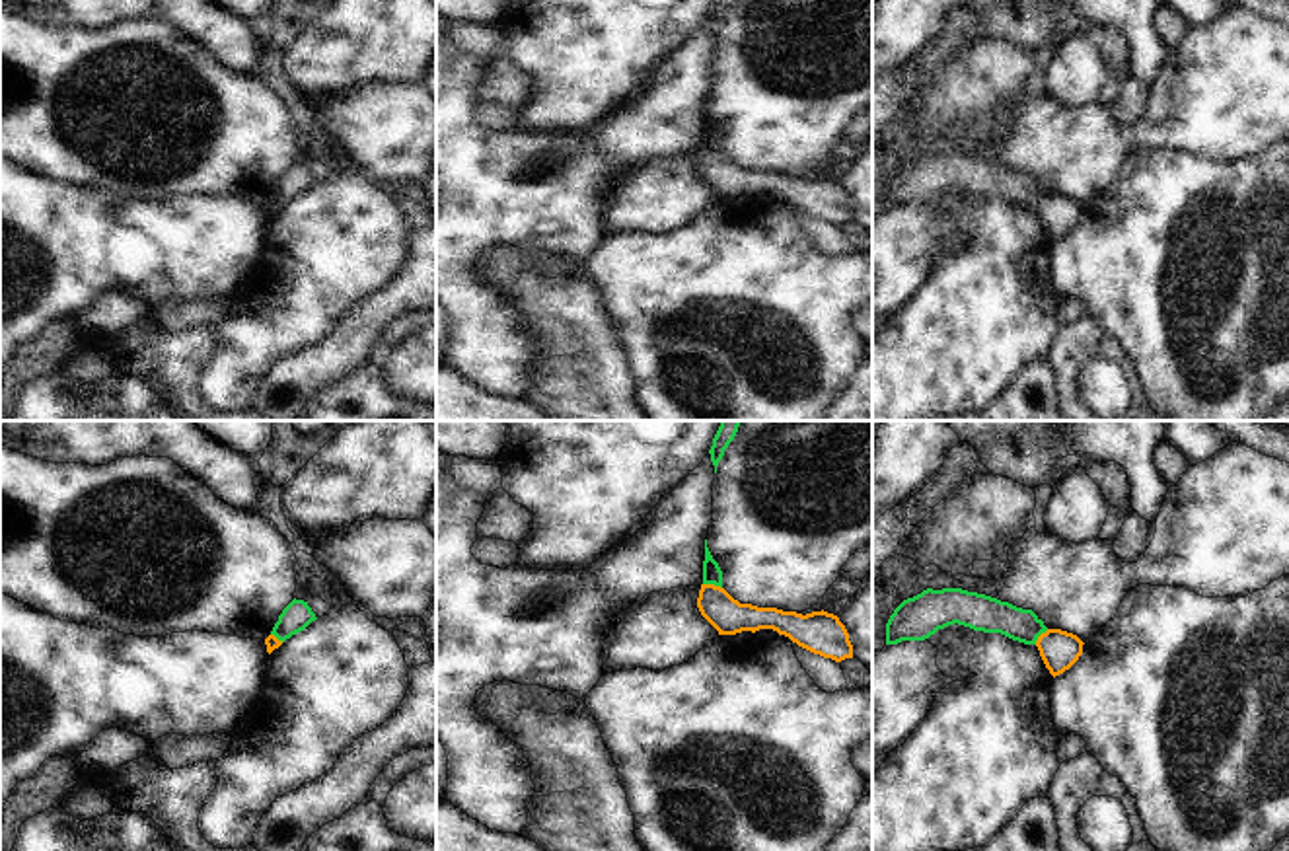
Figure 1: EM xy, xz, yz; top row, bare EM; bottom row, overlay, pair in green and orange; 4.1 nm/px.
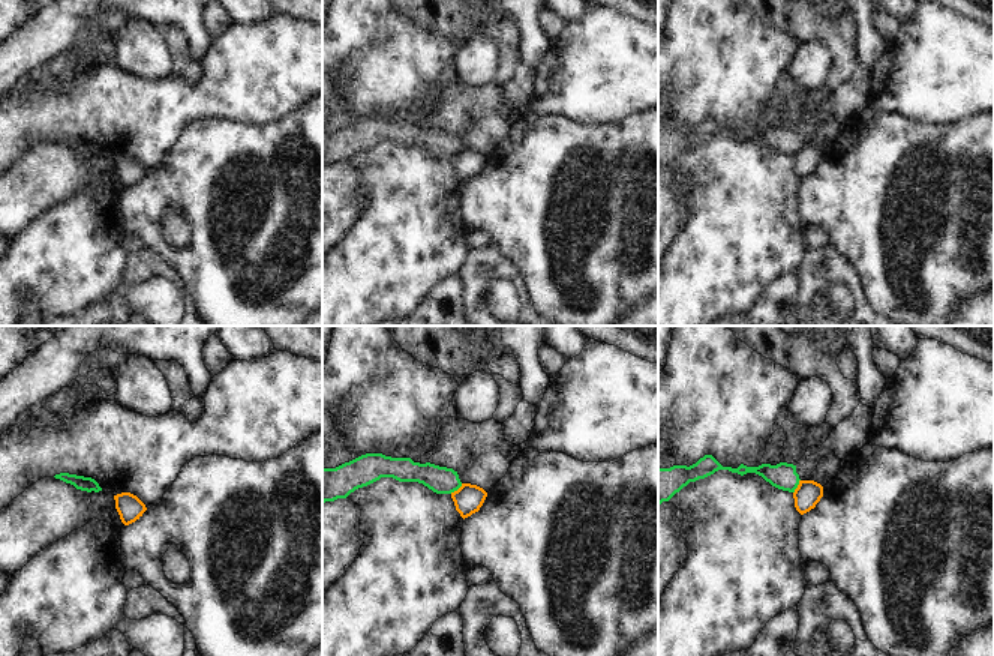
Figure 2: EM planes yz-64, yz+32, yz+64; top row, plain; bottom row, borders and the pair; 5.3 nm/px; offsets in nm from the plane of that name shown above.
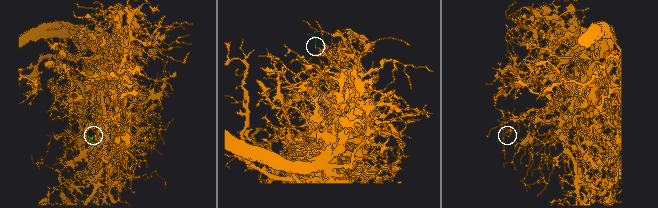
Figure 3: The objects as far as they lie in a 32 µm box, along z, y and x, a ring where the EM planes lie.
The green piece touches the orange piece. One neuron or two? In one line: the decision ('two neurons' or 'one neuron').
two neurons

